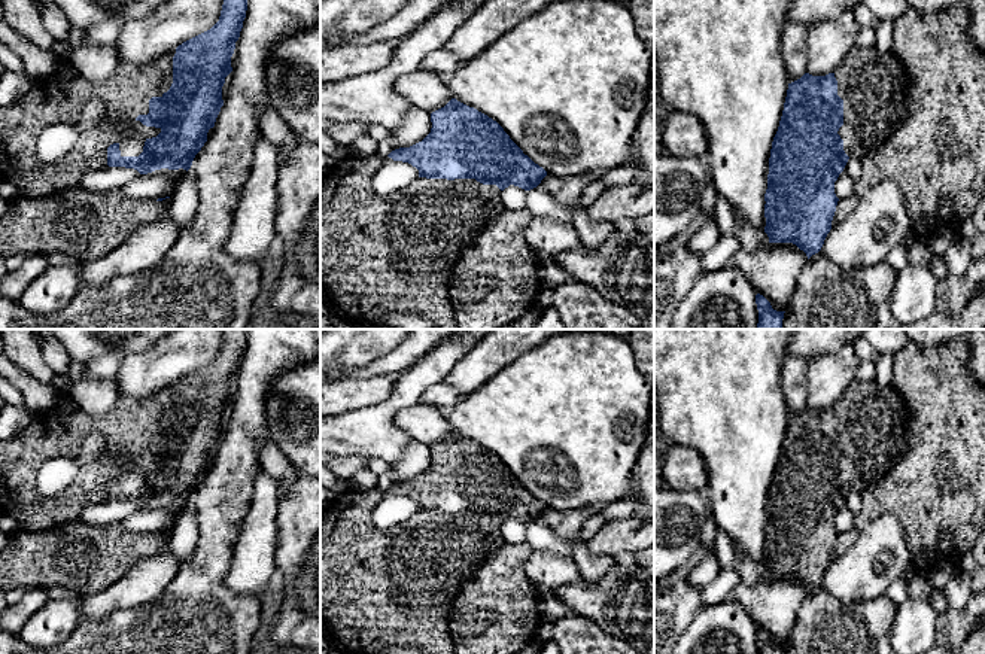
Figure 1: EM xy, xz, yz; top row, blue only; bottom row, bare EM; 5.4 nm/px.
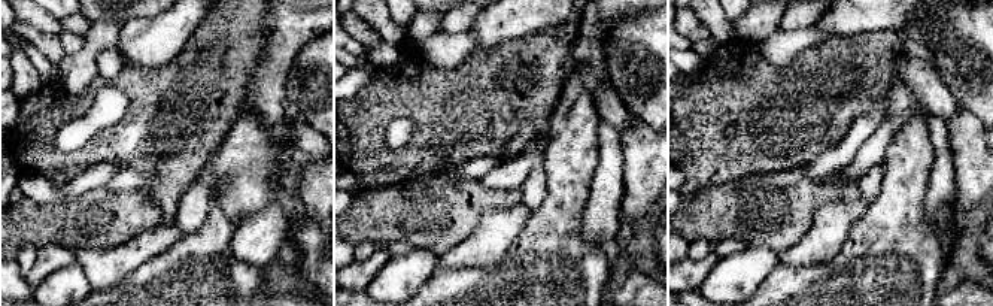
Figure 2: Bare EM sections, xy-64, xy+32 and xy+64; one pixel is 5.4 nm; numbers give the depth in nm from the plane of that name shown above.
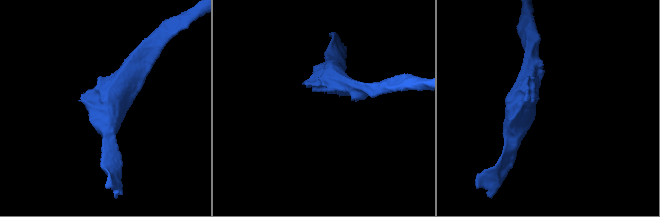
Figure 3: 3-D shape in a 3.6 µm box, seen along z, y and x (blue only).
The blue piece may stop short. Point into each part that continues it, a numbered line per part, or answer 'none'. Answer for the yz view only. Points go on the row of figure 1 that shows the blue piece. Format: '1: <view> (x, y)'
1: yz (872, 84)

